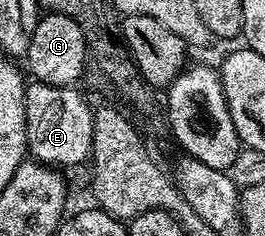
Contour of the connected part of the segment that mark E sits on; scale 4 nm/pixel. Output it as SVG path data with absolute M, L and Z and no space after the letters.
M31 83L27 85L27 98L25 99L25 115L27 116L27 152L36 161L42 161L44 165L52 167L64 167L63 165L79 165L88 160L91 156L91 144L93 143L93 119L95 114L93 112L93 105L90 105L81 94L78 93L78 88L65 86L47 86L38 83Z

